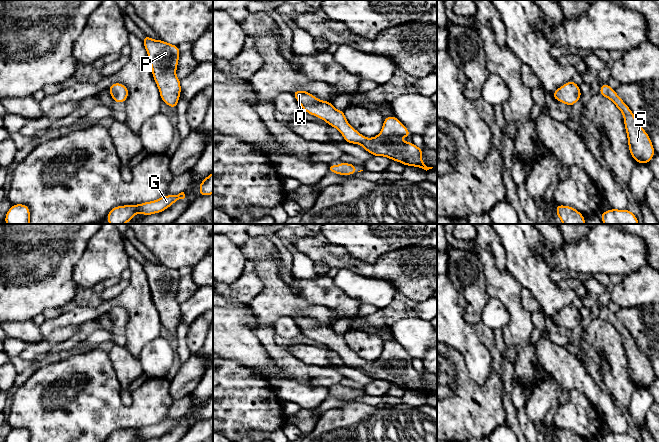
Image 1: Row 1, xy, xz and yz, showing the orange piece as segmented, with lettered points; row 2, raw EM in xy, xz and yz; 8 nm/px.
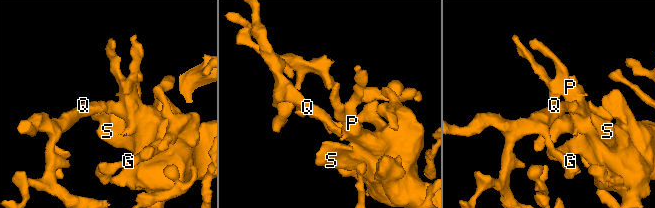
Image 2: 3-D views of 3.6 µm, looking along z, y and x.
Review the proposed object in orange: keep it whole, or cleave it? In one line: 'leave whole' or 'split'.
leave whole

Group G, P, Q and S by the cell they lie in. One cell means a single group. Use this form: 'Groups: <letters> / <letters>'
Groups: G P Q S

